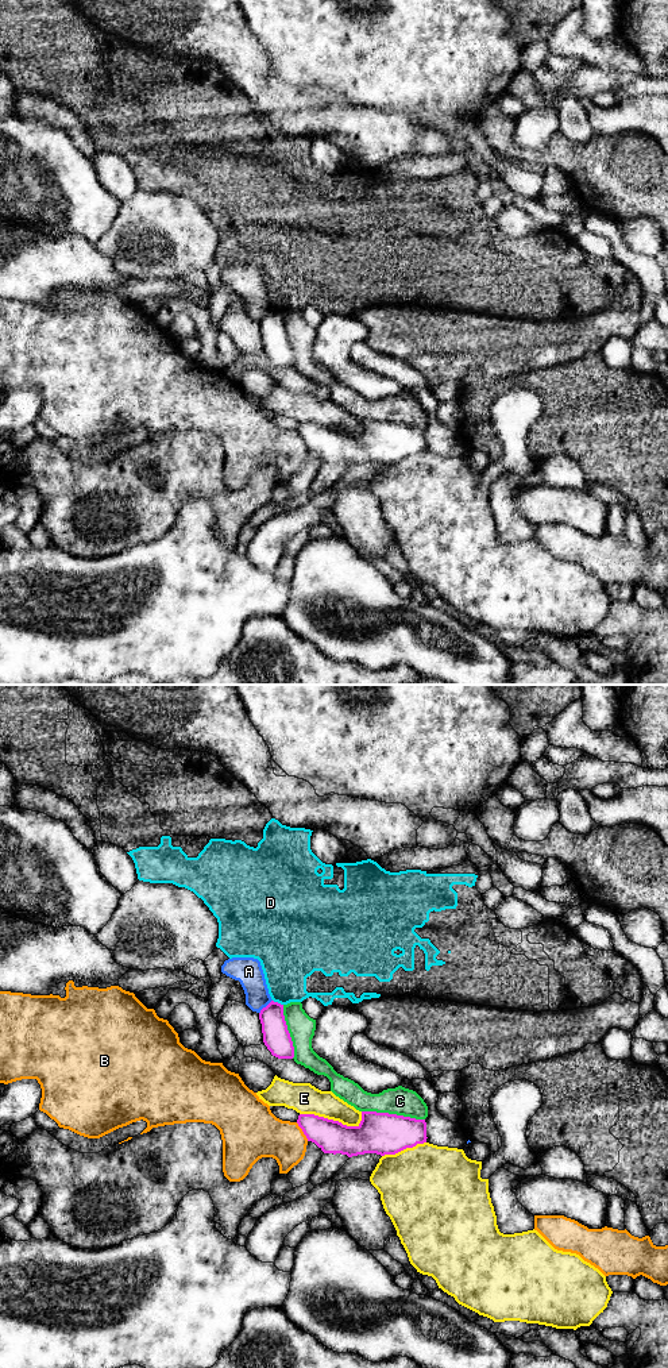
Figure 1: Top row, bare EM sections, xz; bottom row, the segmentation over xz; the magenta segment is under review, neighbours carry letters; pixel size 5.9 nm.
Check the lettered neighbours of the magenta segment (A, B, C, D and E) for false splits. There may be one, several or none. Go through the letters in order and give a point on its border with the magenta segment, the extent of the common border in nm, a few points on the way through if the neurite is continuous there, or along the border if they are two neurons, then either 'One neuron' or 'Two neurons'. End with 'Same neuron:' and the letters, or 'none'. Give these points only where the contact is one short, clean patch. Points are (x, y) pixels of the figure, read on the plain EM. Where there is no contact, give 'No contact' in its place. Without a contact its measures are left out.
A: Touches magenta at xz (266, 315). Shared border 120 nm. Two neurons
B: Touches magenta at xz (302, 439). Shared border 130 nm. Two neurons
C: Touches magenta at xz (393, 423). Shared border 380 nm. Two neurons
D: Touches magenta at xz (277, 311). Shared border 70 nm. Boundary: xz (273, 308), (282, 313). Two neurons
E: Touches magenta at xz (331, 428). Shared border 380 nm. Two neurons
Same neuron: none

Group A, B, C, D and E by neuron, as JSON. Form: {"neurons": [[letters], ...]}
{"neurons": [["A"], ["B"], ["C"], ["D"], ["E"]]}

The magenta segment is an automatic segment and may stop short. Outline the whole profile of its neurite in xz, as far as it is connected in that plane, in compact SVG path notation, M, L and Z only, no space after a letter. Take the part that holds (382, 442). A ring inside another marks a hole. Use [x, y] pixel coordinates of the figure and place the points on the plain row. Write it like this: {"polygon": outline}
{"polygon": "M362 420L358 435L314 423L300 423L297 428L308 450L324 462L341 462L348 466L377 462L395 463L406 456L426 451L426 431L410 425Z"}

